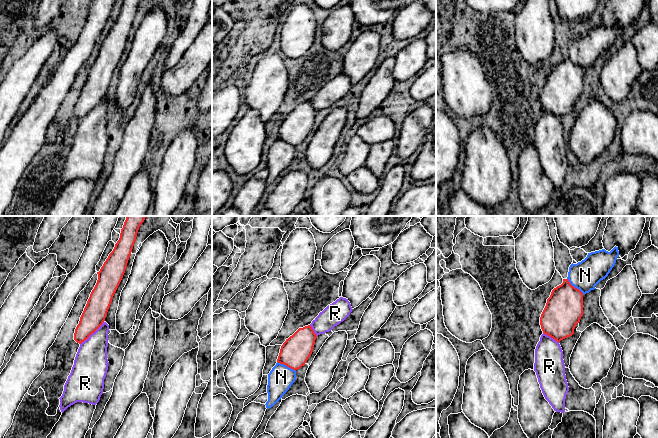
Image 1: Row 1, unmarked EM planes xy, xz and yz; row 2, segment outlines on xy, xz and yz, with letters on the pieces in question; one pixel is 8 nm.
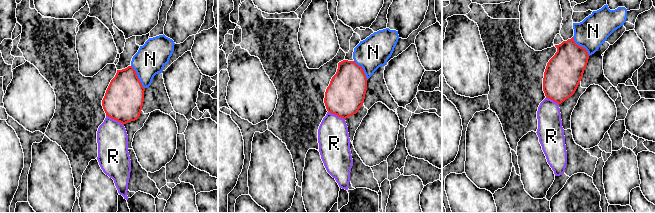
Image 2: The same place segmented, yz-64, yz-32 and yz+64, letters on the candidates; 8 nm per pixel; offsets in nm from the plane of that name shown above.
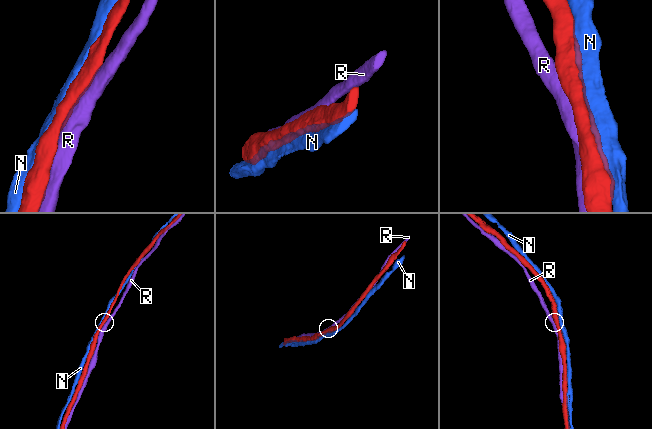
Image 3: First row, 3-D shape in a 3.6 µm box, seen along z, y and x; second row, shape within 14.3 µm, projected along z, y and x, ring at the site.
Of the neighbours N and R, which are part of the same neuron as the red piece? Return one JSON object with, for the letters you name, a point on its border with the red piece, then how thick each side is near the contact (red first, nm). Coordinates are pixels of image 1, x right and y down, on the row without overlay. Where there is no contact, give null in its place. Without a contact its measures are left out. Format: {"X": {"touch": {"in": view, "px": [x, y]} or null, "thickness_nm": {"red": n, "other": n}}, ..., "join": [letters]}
{"join": []}

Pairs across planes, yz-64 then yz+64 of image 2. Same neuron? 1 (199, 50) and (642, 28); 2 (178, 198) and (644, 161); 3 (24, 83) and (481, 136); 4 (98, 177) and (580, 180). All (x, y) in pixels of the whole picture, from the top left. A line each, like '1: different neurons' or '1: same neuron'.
1: same neuron
2: different neurons
3: different neurons
4: different neurons

